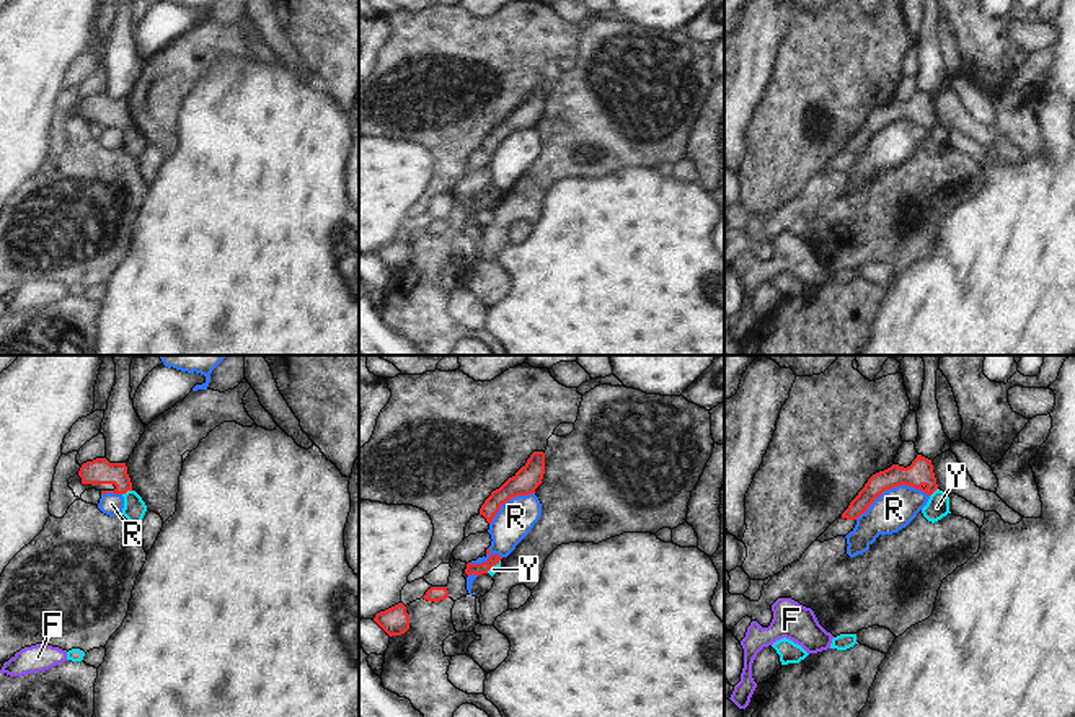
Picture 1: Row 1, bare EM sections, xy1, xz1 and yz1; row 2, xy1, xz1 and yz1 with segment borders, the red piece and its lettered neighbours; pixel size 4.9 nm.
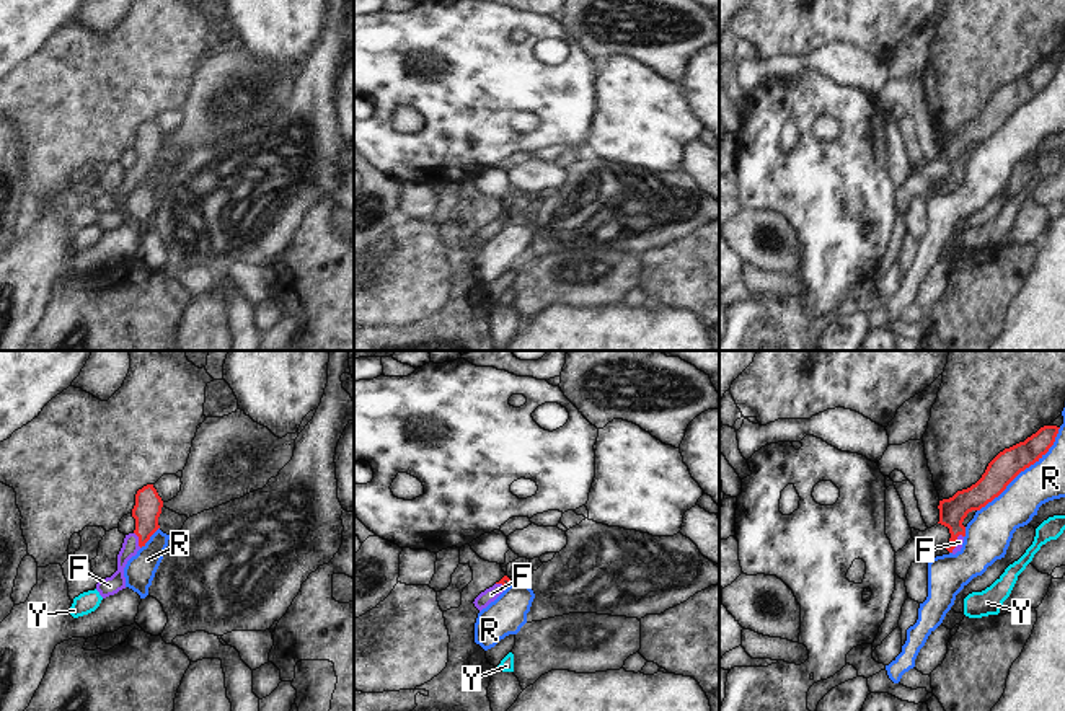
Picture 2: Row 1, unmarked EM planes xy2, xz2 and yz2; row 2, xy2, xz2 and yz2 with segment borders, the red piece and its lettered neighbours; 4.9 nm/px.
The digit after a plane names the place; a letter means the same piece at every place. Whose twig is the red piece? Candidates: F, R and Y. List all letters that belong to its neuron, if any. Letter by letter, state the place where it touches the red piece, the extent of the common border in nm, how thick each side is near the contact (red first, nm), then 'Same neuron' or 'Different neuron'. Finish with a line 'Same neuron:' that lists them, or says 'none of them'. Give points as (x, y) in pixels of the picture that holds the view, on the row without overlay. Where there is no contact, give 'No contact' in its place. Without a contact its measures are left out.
F: Touches red at xy2 (139, 175). Shared border 90 nm. Thickness 140 nm (red) against 90 nm. Same neuron
R: Touches red at yz2 (1023, 105). Shared border 600 nm. Thickness 150 nm (red) against 200 nm. Different neuron
Y: Touches red at xy1 (126, 126). Shared border 50 nm. Thickness 130 nm (red) against 110 nm. Different neuron
Same neuron: F.

